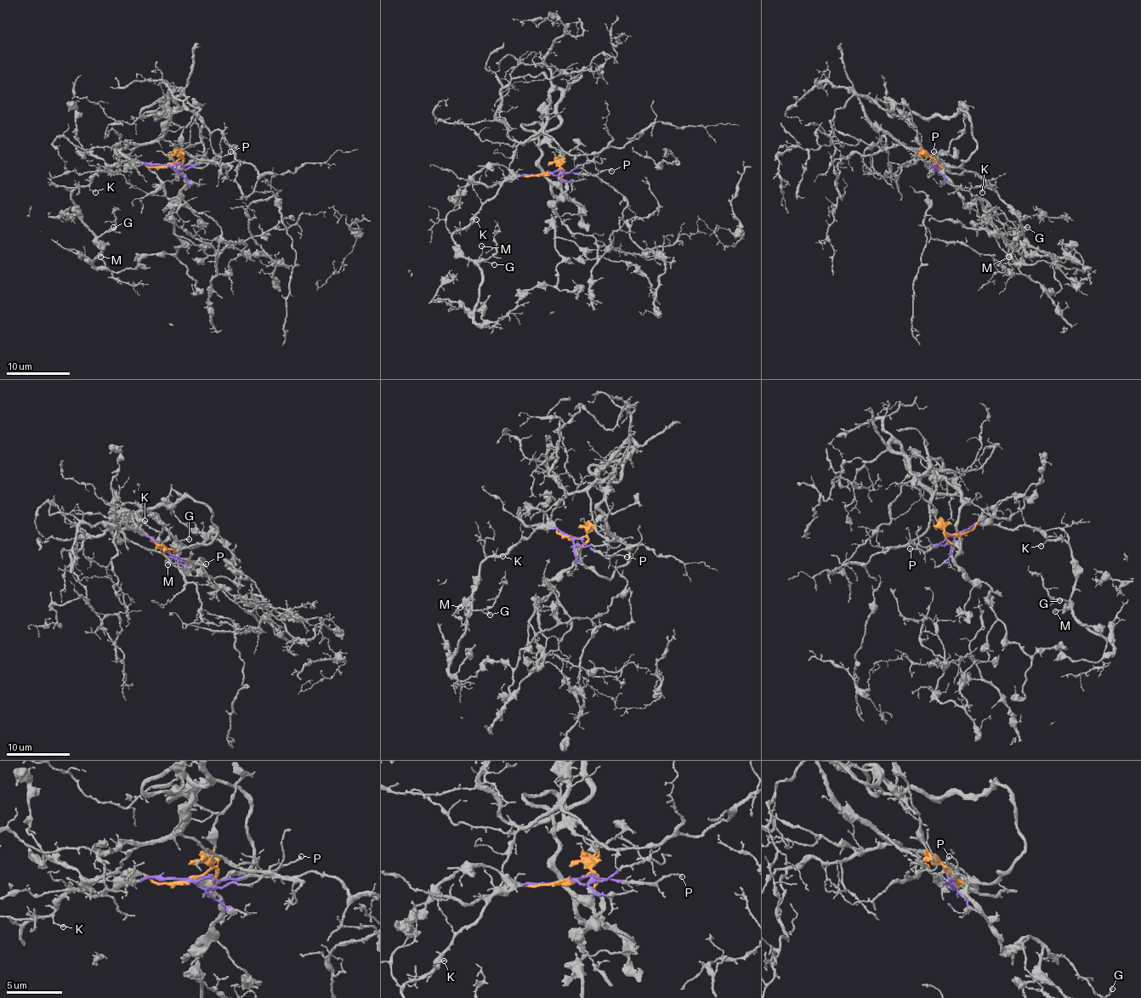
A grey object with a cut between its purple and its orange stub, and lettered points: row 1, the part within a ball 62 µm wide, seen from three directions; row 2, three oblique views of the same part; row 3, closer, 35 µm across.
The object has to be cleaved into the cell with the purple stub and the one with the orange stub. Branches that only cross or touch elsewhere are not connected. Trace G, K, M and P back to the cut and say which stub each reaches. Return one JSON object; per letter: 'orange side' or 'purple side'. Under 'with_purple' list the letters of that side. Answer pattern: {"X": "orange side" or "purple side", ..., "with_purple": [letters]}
{"G": "purple side", "K": "purple side", "M": "purple side", "P": "purple side", "with_purple": ["G", "K", "M", "P"]}

